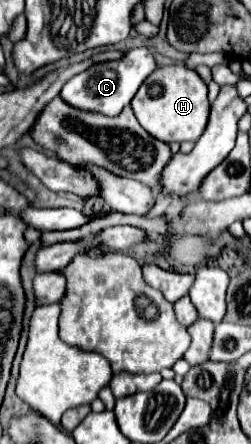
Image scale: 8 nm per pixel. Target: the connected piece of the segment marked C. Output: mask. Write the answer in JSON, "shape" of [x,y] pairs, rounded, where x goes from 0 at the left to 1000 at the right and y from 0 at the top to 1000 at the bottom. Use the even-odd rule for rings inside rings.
{"shape":[[[582,106],[518,110],[518,115],[502,115],[486,137],[422,137],[422,142],[398,142],[398,146],[367,146],[359,155],[295,169],[247,196],[239,218],[247,218],[247,227],[287,236],[295,245],[382,250],[382,255],[406,255],[406,259],[430,259],[430,264],[462,264],[462,259],[478,259],[478,250],[502,236],[518,236],[550,196],[574,187],[574,178],[614,155],[622,155],[614,128],[598,124],[598,115]]]}

